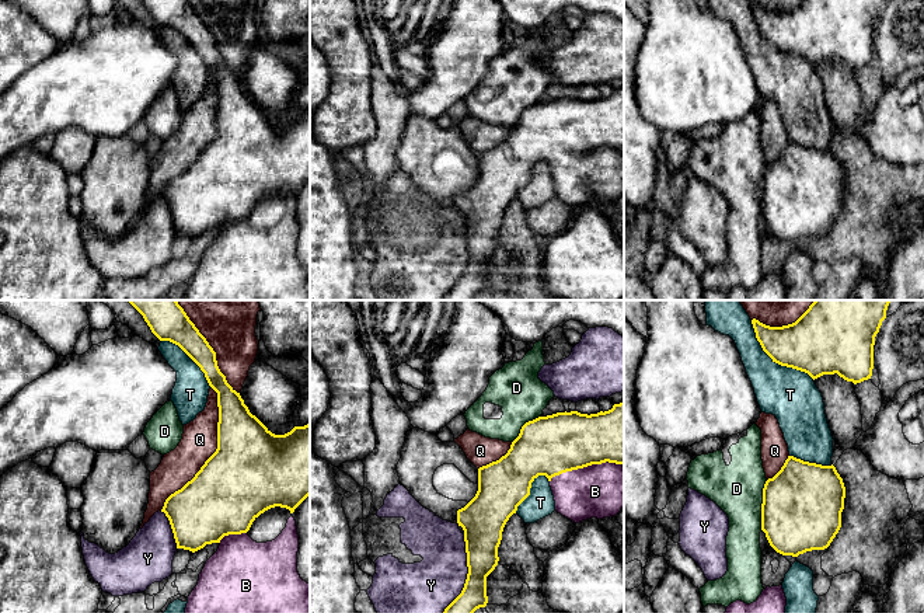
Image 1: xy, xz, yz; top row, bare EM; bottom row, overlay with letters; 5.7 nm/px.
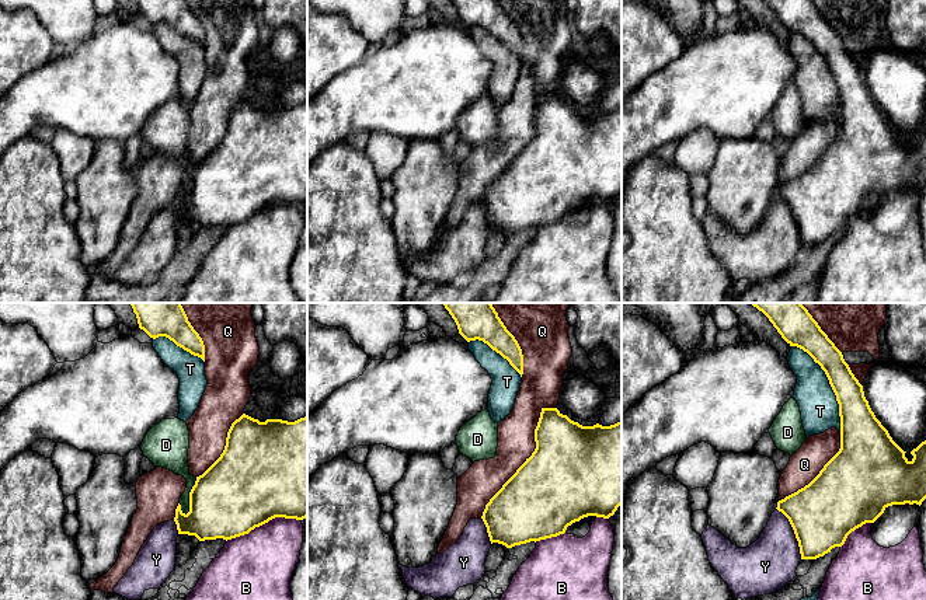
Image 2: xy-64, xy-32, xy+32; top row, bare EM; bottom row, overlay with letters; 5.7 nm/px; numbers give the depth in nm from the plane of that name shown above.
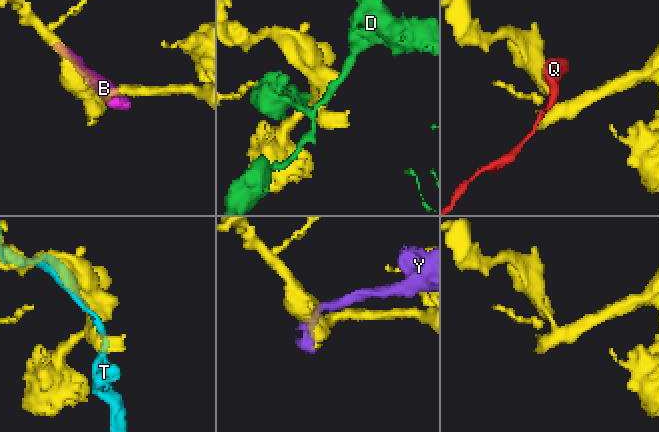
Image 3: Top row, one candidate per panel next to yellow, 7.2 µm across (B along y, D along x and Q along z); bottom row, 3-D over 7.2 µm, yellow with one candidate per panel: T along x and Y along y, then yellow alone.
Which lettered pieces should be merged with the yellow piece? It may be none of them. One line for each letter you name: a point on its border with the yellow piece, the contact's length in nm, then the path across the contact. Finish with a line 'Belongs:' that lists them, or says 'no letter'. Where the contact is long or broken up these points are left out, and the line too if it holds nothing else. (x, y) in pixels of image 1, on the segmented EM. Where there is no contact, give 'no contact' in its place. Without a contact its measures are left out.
B: contact xz (585, 466); length 420 nm
Belongs: B

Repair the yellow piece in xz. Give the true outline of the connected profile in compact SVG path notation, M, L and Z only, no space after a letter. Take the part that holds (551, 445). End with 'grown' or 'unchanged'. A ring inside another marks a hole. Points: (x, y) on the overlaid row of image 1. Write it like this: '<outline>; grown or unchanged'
M624 401L604 412L565 411L529 421L505 456L478 469L478 491L457 511L468 574L461 593L443 613L474 613L487 606L487 577L498 565L503 527L530 495L531 483L538 476L550 481L555 511L572 522L617 516L624 506Z; grown

